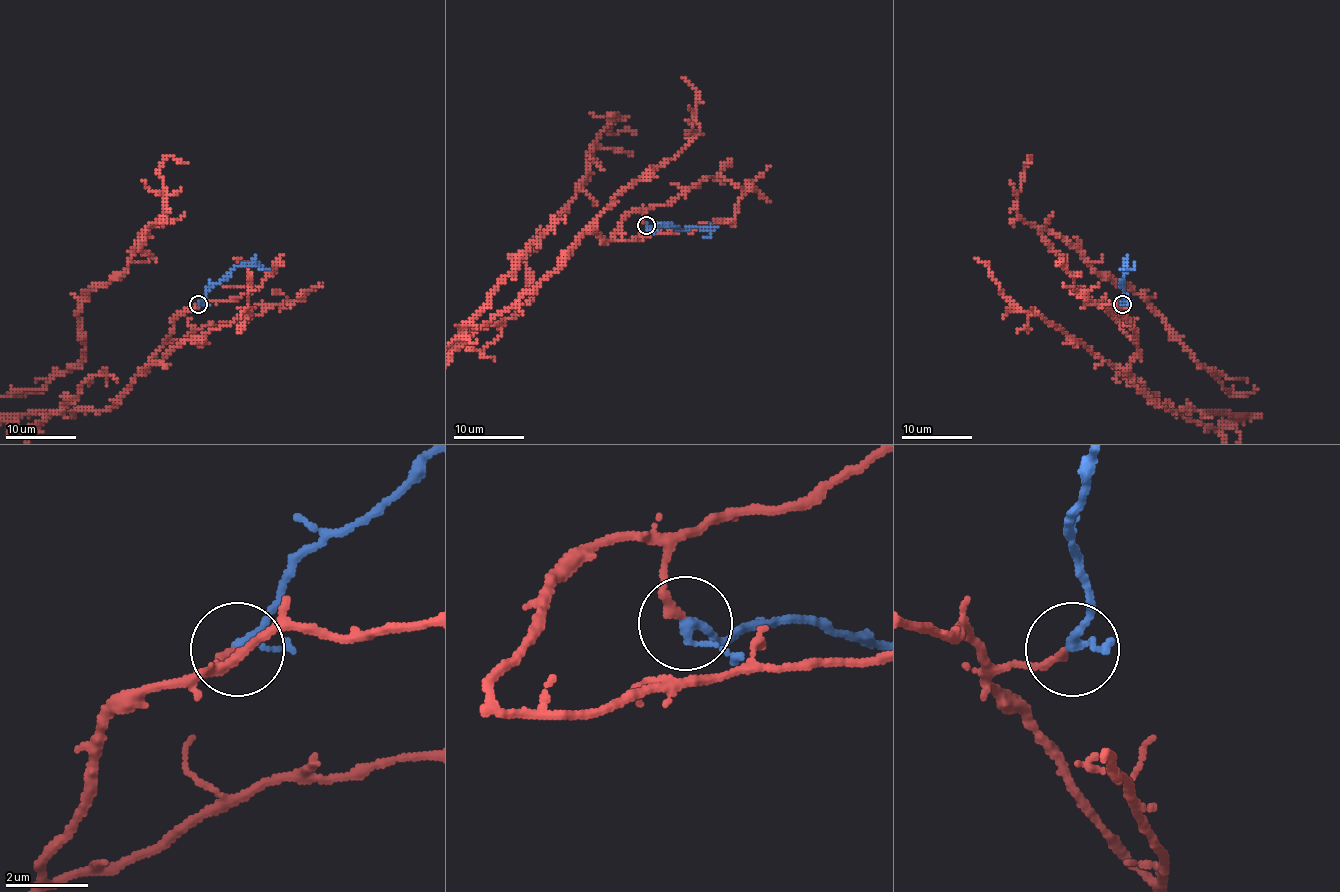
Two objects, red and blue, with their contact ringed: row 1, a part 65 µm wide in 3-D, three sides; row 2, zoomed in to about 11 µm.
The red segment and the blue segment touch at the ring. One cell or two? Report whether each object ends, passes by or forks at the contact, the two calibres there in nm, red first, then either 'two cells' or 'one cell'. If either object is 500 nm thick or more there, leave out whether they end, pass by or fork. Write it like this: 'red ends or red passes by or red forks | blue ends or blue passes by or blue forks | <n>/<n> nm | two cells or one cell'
red ends | blue passes by | 200/190 nm | one cell

